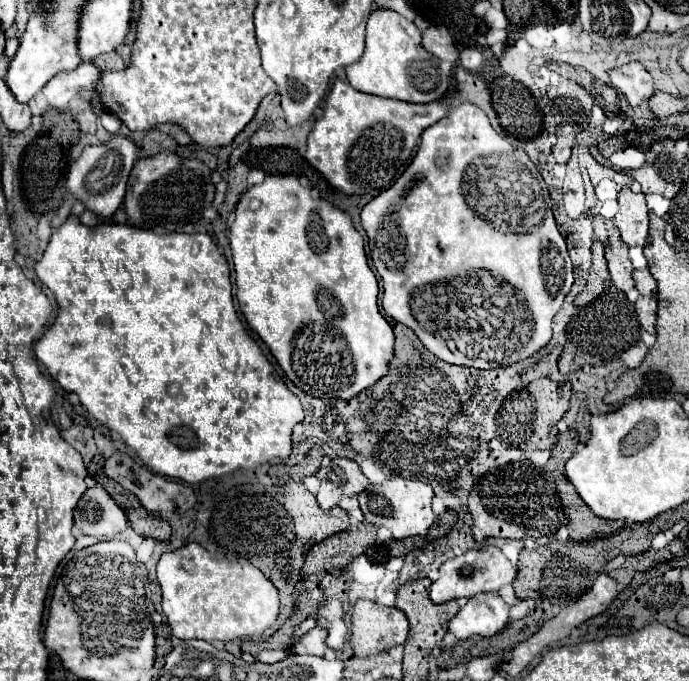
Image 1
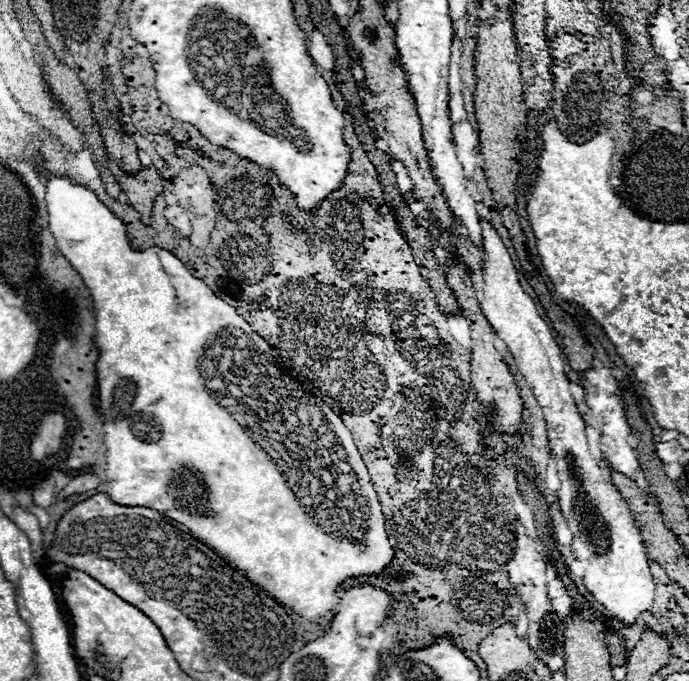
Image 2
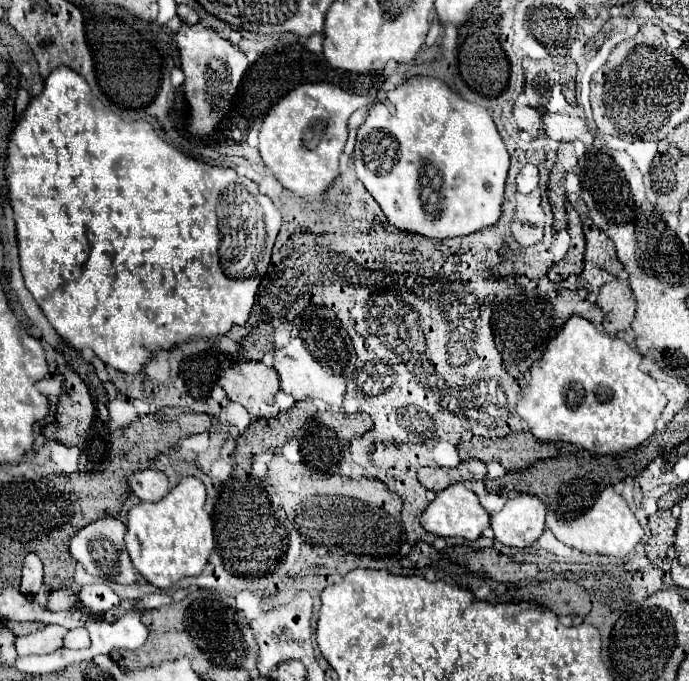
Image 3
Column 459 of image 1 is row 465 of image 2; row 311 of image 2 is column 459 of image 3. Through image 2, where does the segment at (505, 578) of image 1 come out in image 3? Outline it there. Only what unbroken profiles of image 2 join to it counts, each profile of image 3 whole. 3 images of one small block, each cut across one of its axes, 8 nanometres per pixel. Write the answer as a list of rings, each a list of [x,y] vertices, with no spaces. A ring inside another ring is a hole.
[[[454,482],[446,490],[436,494],[436,498],[426,506],[420,522],[428,532],[436,536],[458,536],[466,540],[476,540],[482,534],[482,530],[490,524],[490,516],[472,490],[468,490],[462,482]]]

